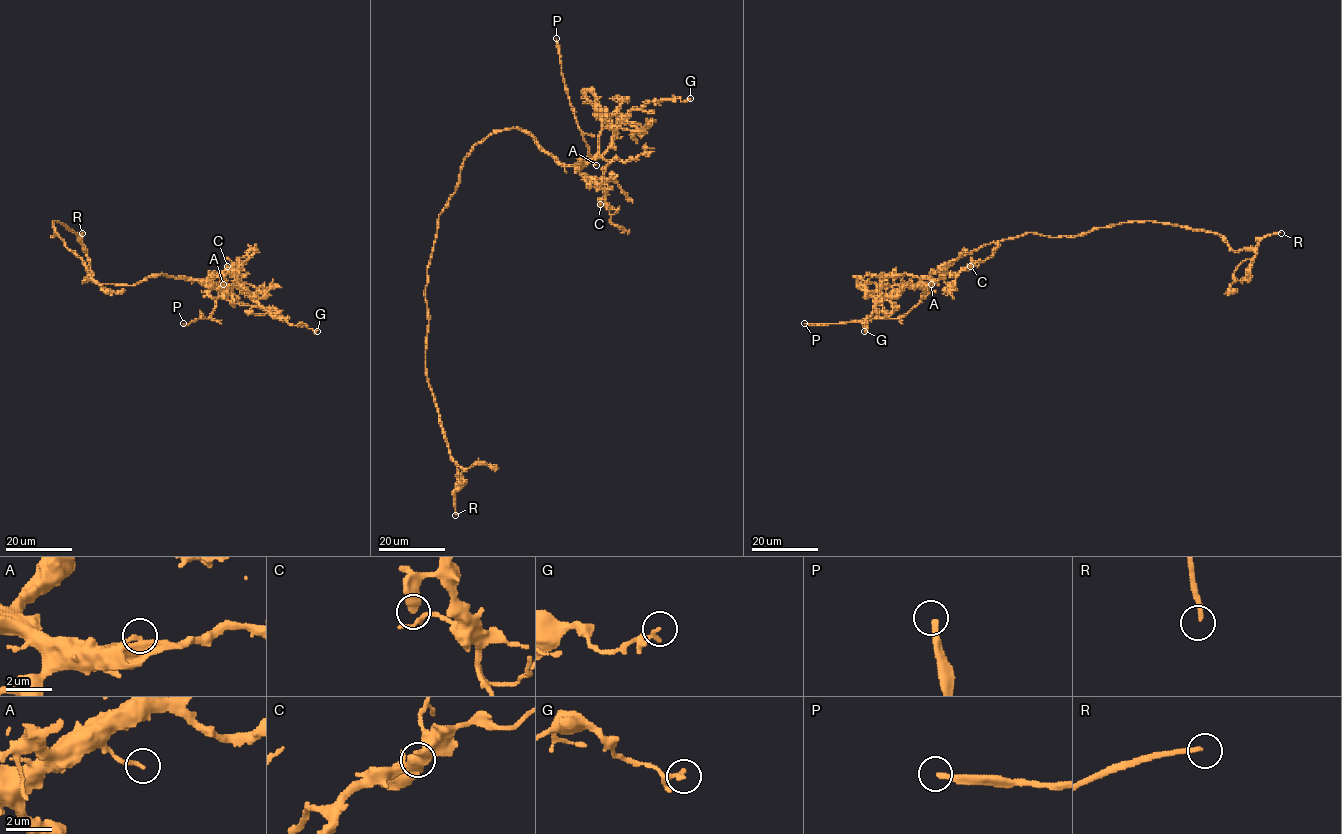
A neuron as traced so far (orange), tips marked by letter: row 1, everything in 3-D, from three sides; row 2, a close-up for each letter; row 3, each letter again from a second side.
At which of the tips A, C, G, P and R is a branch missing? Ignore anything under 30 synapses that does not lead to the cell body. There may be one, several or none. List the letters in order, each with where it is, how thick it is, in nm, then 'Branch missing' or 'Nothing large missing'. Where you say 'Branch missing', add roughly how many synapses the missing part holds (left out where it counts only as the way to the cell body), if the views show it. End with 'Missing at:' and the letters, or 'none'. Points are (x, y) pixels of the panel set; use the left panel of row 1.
A: Place: (223, 284). Thickness 190 nm. Nothing large missing
C: Place: (227, 266). Thickness 480 nm. Nothing large missing
G: Place: (317, 331). Thickness 150 nm. Nothing large missing
P: Place: (183, 323). Thickness 240 nm. Branch missing
R: Place: (82, 233). Thickness 200 nm. Branch missing. Roughly 70 synapses
Missing at: P, R

